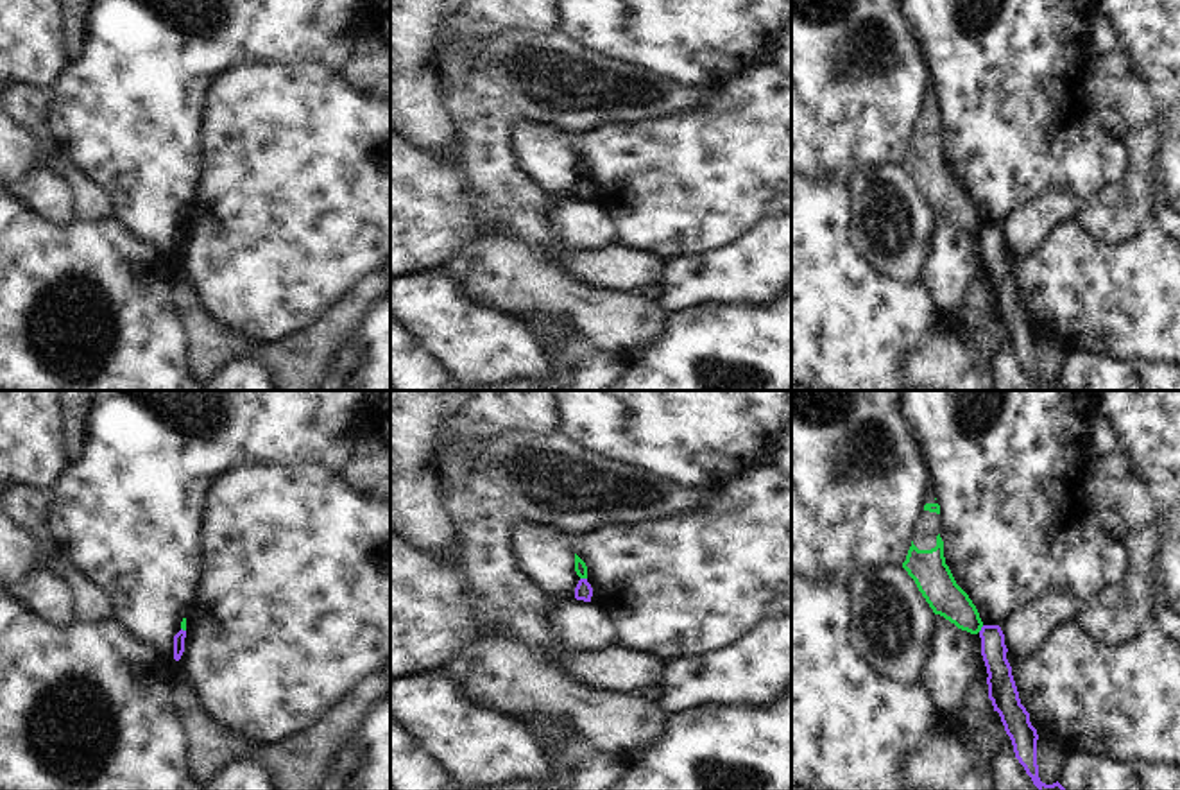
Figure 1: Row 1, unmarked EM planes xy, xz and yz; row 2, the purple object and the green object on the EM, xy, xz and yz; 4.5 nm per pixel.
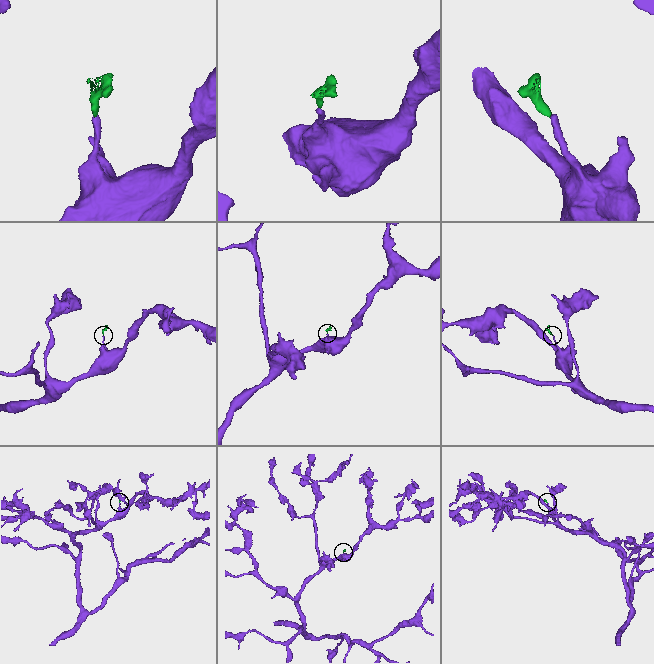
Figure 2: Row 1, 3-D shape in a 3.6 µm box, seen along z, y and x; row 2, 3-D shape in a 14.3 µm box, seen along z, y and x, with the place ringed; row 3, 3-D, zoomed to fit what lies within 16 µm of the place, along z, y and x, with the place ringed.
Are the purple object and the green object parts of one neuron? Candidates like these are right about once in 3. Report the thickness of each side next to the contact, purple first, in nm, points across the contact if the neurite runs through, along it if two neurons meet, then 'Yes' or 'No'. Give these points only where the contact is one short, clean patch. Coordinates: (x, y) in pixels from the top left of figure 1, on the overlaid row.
Thickness 80 nm (purple) against 60 nm. Boundary: xz (581, 577), (586, 579). No.

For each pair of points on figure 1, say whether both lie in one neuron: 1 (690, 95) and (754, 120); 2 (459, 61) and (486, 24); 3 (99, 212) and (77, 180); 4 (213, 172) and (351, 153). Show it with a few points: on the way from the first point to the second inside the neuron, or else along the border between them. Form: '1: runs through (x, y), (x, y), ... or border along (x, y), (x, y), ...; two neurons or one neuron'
1: border along (709, 90), (688, 110), (661, 115); two neurons
2: runs through (459, 52), (477, 33); one neuron
3: runs through (92, 205), (81, 187); one neuron
4: runs through (247, 172), (317, 172); one neuron

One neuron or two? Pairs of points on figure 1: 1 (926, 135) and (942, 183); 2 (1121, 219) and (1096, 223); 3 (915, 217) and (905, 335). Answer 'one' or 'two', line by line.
1: one
2: one
3: two

